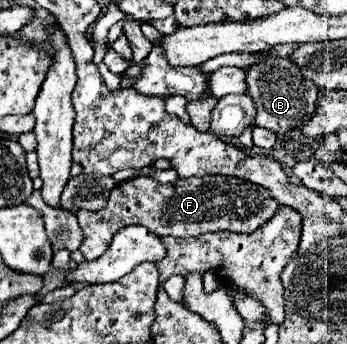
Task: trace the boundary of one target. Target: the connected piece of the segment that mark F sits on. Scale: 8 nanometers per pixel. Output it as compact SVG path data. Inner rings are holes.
M210 175L210 177L192 177L192 179L176 179L170 185L162 185L156 179L136 177L124 183L118 183L112 189L112 195L106 203L106 209L100 211L84 211L76 213L80 229L84 233L84 241L80 245L82 255L92 261L100 257L114 233L128 225L144 225L154 235L172 235L172 237L194 237L210 231L234 231L234 233L252 233L262 223L266 223L278 203L272 199L270 191L264 187L256 187L238 177L228 175Z

